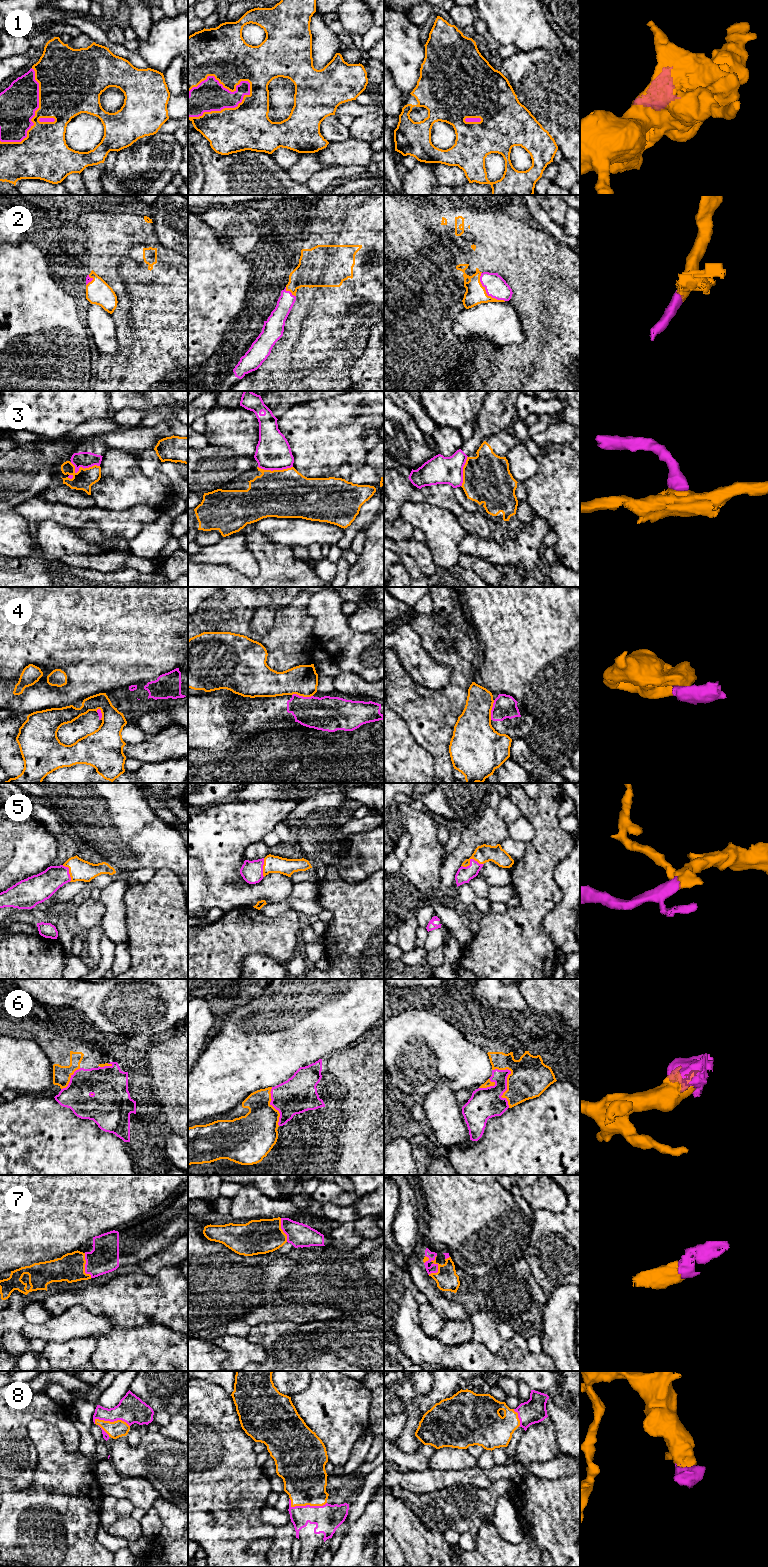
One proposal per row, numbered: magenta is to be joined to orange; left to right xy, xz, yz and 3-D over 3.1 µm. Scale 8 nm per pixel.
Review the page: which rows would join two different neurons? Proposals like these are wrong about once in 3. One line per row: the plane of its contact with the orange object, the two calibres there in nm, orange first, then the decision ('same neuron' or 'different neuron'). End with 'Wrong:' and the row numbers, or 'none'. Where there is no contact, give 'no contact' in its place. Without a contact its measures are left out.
1: xz | 360/240 nm | same neuron
2: yz | 170/170 nm | same neuron
3: xy | 160/130 nm | different neuron
4: xz | 240/280 nm | different neuron
5: yz | 140/130 nm | same neuron
6: yz | 320/240 nm | same neuron
7: yz | 180/70 nm | same neuron
8: xz | 360/220 nm | same neuron
Wrong: 3, 4

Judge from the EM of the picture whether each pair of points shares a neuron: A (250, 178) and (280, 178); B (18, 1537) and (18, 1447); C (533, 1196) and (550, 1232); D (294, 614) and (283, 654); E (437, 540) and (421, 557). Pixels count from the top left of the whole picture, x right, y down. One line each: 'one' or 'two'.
A: one
B: two
C: two
D: one
E: two

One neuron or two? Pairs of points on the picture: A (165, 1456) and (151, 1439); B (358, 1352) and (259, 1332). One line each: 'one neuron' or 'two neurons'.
A: one neuron
B: one neuron

